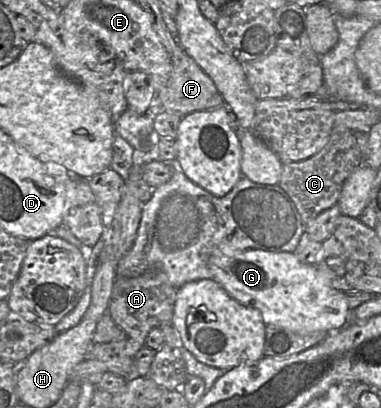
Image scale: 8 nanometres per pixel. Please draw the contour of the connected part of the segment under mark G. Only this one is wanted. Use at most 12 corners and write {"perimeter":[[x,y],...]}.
{"perimeter":[[293,252],[211,256],[212,279],[266,326],[350,323],[346,293]]}

